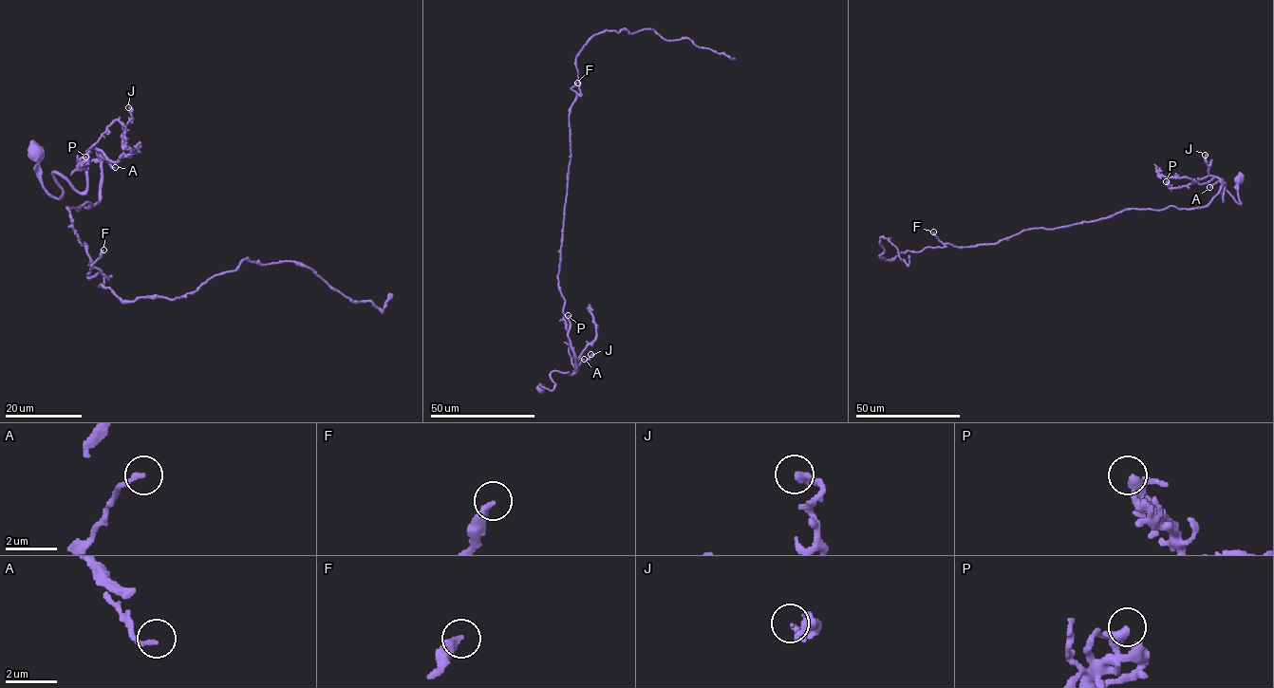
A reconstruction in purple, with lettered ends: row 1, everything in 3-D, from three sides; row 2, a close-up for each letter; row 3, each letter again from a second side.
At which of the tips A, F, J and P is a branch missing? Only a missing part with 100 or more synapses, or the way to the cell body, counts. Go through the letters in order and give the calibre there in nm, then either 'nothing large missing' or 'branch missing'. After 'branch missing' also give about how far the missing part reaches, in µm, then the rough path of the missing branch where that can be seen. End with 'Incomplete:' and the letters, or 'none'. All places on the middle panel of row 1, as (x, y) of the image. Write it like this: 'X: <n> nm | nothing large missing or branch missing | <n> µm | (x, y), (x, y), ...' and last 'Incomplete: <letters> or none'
A: 170 nm | nothing large missing
F: 360 nm | branch missing | 120 µm | (577, 83), (594, 82), (605, 86), (608, 82), (608, 107), (611, 113), (612, 122), (608, 120)
J: 280 nm | nothing large missing
P: 420 nm | nothing large missing
Incomplete: F

